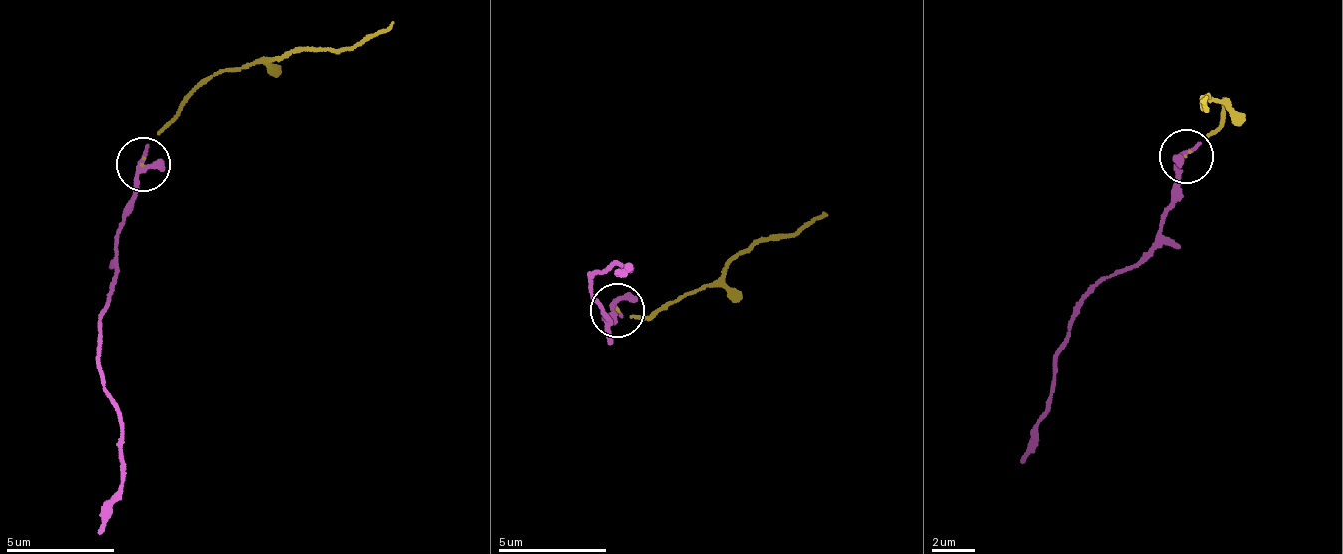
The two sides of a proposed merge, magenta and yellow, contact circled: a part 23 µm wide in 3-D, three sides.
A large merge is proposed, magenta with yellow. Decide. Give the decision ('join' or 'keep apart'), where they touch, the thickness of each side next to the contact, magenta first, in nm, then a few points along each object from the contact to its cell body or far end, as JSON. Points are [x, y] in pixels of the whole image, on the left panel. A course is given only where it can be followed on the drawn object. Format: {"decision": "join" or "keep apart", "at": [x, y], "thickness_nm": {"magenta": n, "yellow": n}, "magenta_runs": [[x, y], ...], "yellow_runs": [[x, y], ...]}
{"decision": "join", "at": [143, 164], "thickness_nm": {"magenta": 200, "yellow": 50}, "magenta_runs": [[141, 160], [114, 266], [99, 351], [102, 392], [122, 416], [124, 476], [97, 534]], "yellow_runs": [[141, 165], [173, 115], [215, 76], [297, 51], [352, 50], [392, 20]]}

